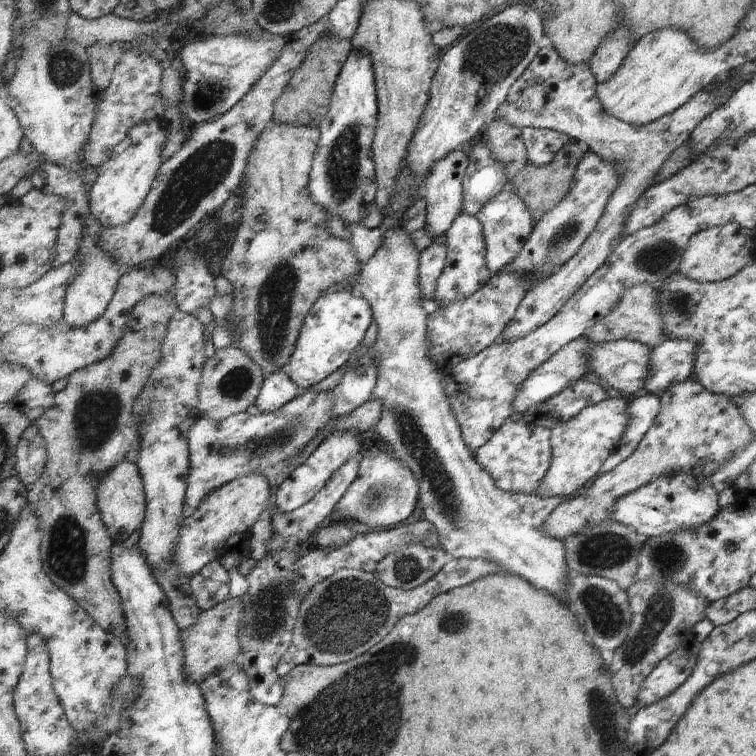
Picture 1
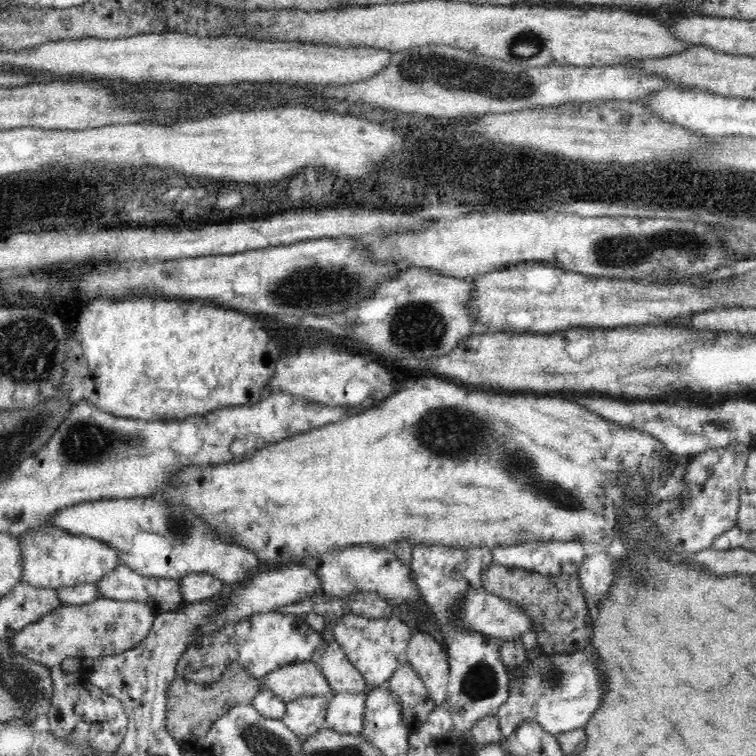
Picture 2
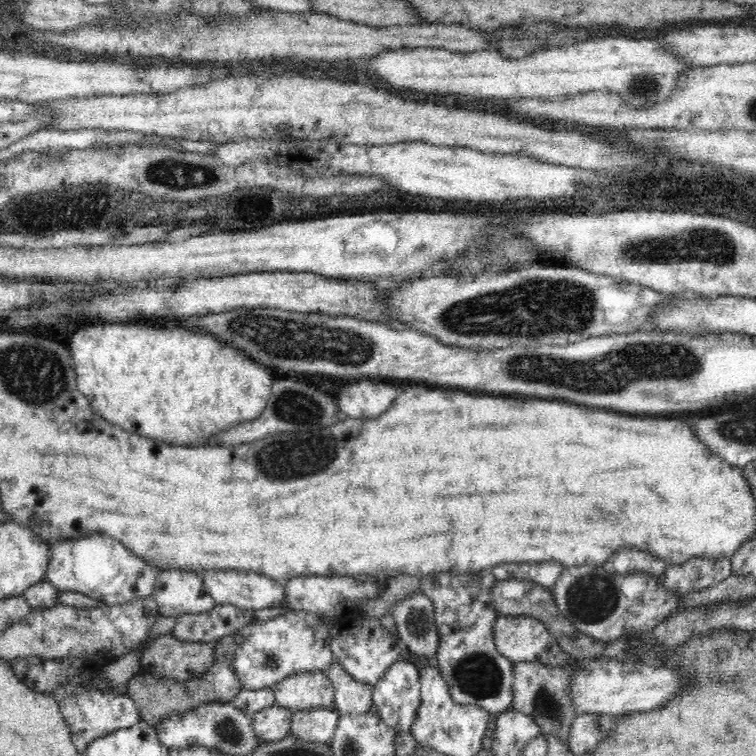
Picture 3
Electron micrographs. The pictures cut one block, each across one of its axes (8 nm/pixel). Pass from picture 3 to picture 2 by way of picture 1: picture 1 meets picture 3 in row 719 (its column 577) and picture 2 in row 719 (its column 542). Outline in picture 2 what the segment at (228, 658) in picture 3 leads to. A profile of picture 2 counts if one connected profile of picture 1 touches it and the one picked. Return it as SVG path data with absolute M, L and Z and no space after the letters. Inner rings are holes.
M238 661L232 662L214 683L200 684L184 678L174 680L168 688L166 729L176 739L183 753L198 749L212 726L226 712L241 702L251 703L263 690L263 680L251 676Z

